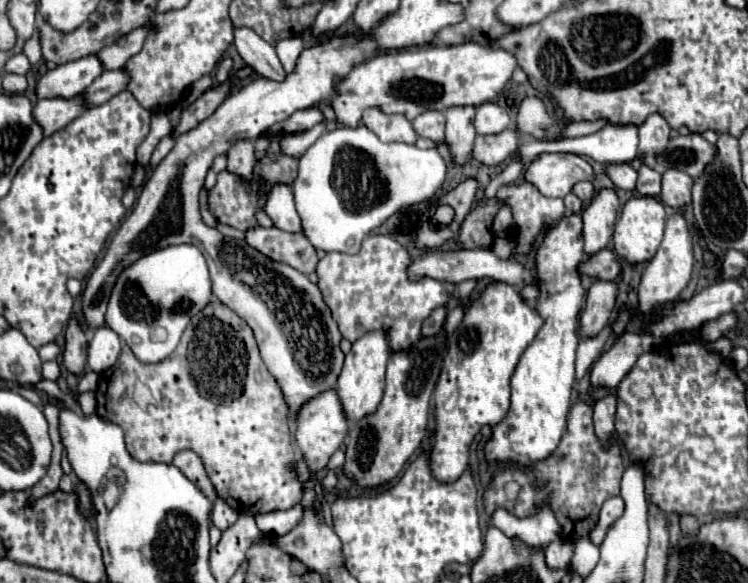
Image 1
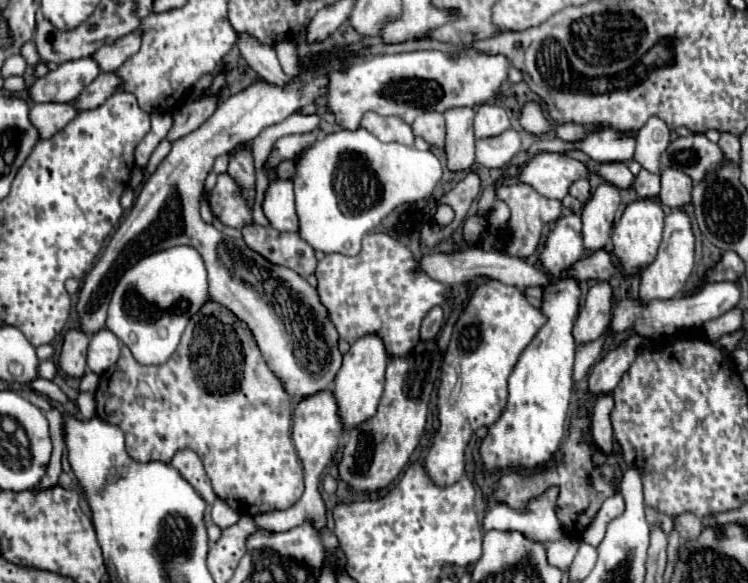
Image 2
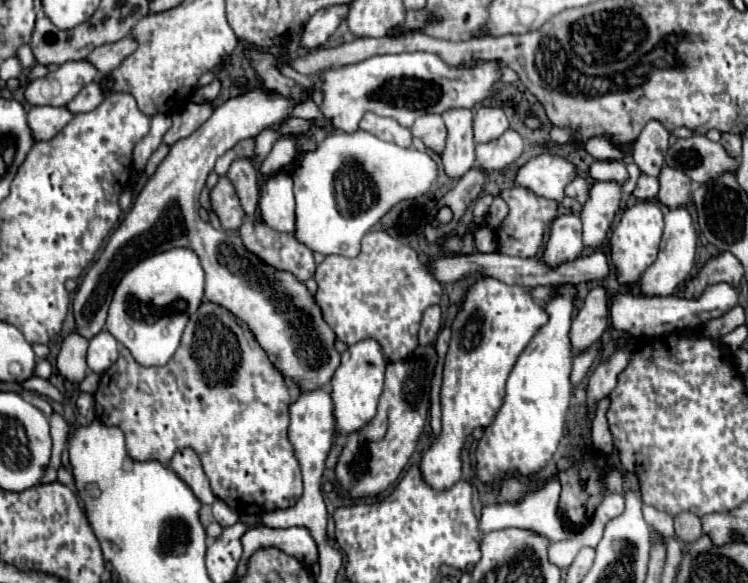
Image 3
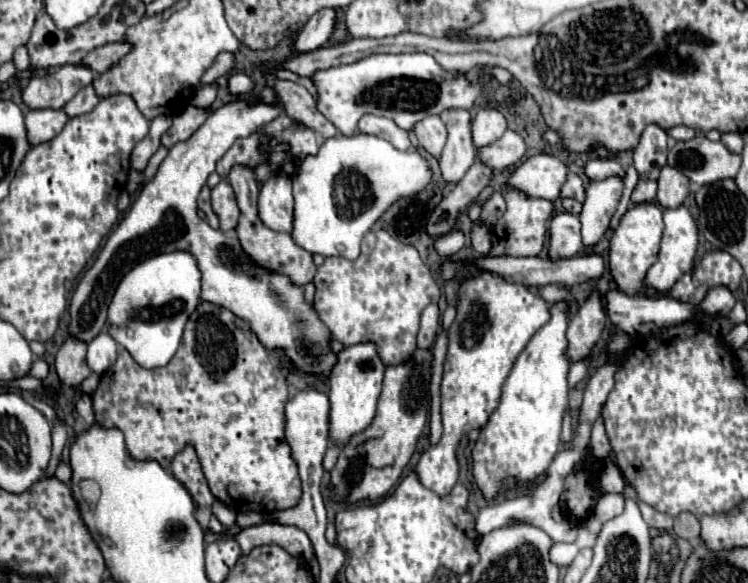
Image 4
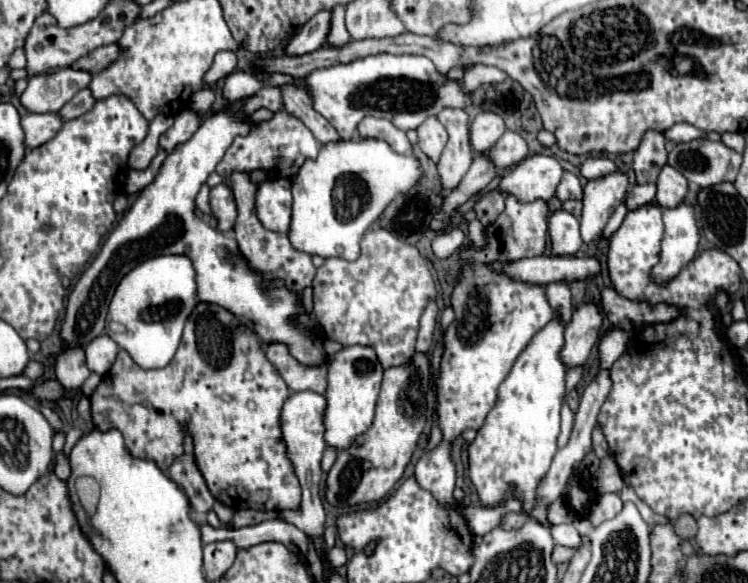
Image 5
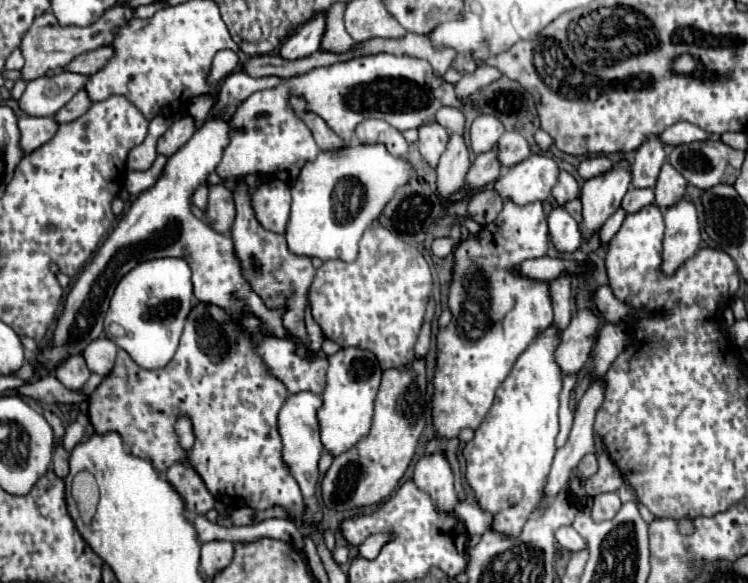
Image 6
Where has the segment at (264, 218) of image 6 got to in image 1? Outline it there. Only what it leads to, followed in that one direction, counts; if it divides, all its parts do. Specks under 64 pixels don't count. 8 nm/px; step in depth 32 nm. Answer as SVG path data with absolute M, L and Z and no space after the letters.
M280 184L272 188L272 192L268 194L268 202L266 202L266 214L272 218L276 228L286 230L286 232L302 232L300 216L296 214L290 186Z

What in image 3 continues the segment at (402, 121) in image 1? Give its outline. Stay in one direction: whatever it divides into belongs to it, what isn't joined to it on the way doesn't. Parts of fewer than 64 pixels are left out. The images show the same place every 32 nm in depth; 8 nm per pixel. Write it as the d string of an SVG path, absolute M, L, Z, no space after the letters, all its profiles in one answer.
M364 114L364 118L360 120L360 128L366 132L372 132L374 136L378 136L384 142L394 142L400 144L404 148L412 146L412 134L406 126L400 126L394 118L382 118L378 114Z

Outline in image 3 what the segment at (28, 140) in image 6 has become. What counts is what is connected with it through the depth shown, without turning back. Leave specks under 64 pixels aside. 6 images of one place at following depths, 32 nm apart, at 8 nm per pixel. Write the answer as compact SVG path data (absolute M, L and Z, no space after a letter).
M32 106L28 112L28 124L32 124L32 132L36 132L36 140L54 138L74 114L66 106Z

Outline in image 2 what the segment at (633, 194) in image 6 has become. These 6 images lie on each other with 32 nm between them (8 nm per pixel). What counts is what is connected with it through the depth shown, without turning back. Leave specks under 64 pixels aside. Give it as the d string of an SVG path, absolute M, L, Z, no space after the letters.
M640 170L636 176L634 190L638 192L640 198L656 198L660 194L660 174L652 174L648 170Z

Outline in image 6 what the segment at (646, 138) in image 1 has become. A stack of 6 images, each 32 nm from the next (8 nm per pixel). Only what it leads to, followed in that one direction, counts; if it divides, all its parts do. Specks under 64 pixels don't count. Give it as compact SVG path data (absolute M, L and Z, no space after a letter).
M650 136L636 150L636 158L632 164L632 186L648 188L656 184L658 172L666 162L666 152L660 136Z

